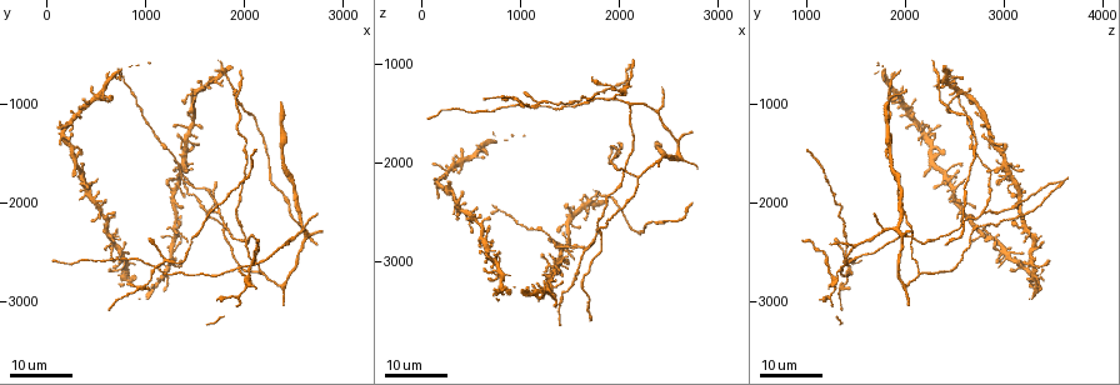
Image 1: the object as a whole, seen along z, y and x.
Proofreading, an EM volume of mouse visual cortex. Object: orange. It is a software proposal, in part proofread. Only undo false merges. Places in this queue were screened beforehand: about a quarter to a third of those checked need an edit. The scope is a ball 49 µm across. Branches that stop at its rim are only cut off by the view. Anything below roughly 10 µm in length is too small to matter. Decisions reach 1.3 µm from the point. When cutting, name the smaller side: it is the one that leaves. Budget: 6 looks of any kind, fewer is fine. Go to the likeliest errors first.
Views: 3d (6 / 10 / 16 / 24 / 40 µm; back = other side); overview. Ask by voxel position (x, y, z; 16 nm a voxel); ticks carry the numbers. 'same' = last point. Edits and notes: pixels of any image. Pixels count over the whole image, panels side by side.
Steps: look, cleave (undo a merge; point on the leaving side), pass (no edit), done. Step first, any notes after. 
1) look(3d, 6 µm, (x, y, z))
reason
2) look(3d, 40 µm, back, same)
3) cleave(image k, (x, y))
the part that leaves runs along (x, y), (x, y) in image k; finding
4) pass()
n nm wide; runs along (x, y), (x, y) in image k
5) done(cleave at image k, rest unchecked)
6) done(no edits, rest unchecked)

look(3d, 24 µm, (1140, 2640, 1400))
four arms meet

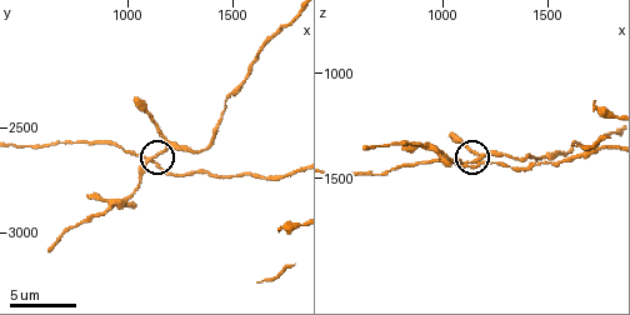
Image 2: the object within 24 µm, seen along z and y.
look(3d, 10 µm, (1120, 2650, 1430))
closer look

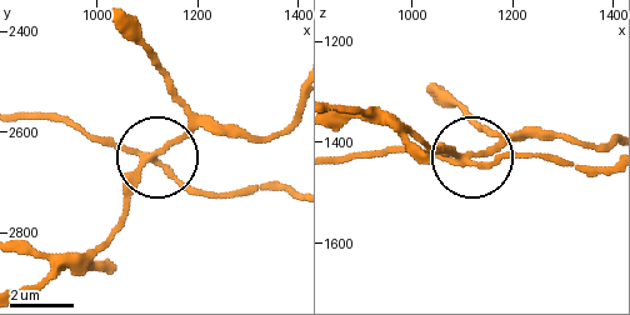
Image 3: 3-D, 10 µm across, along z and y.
cleave(image 3, (188, 133))
the part that leaves runs along (149, 155), (203, 131), (266, 139), (294, 115) in image 3; a second cell is stuck on

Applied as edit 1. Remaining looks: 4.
look(3d, 24 µm, (1920, 2680, 1340))
branch point

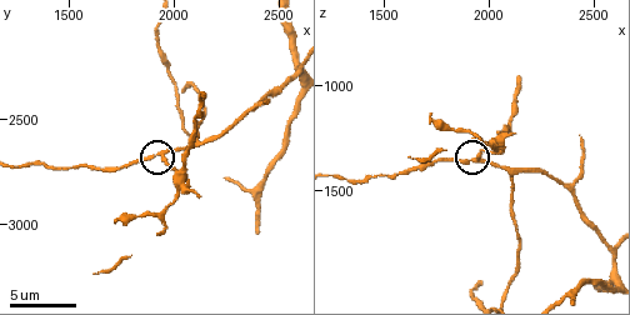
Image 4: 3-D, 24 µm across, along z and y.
look(3d, 6 µm, (1940, 2690, 1340))
closer look

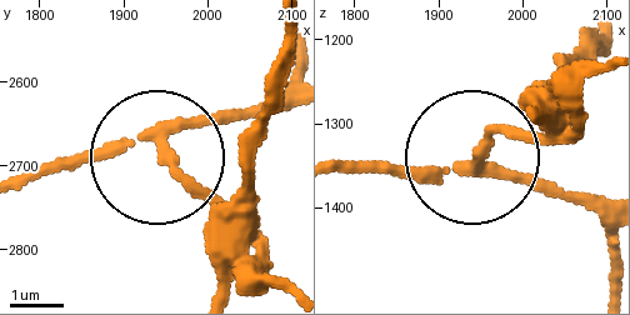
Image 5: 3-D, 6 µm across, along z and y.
cleave(image 5, (213, 198))
side arm 14 µm; the part that leaves runs along (163, 138), (225, 214), (229, 281) in image 5; two cells meet here

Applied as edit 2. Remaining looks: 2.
done(cleave at image 3, cleave at image 5, rest unchecked)

